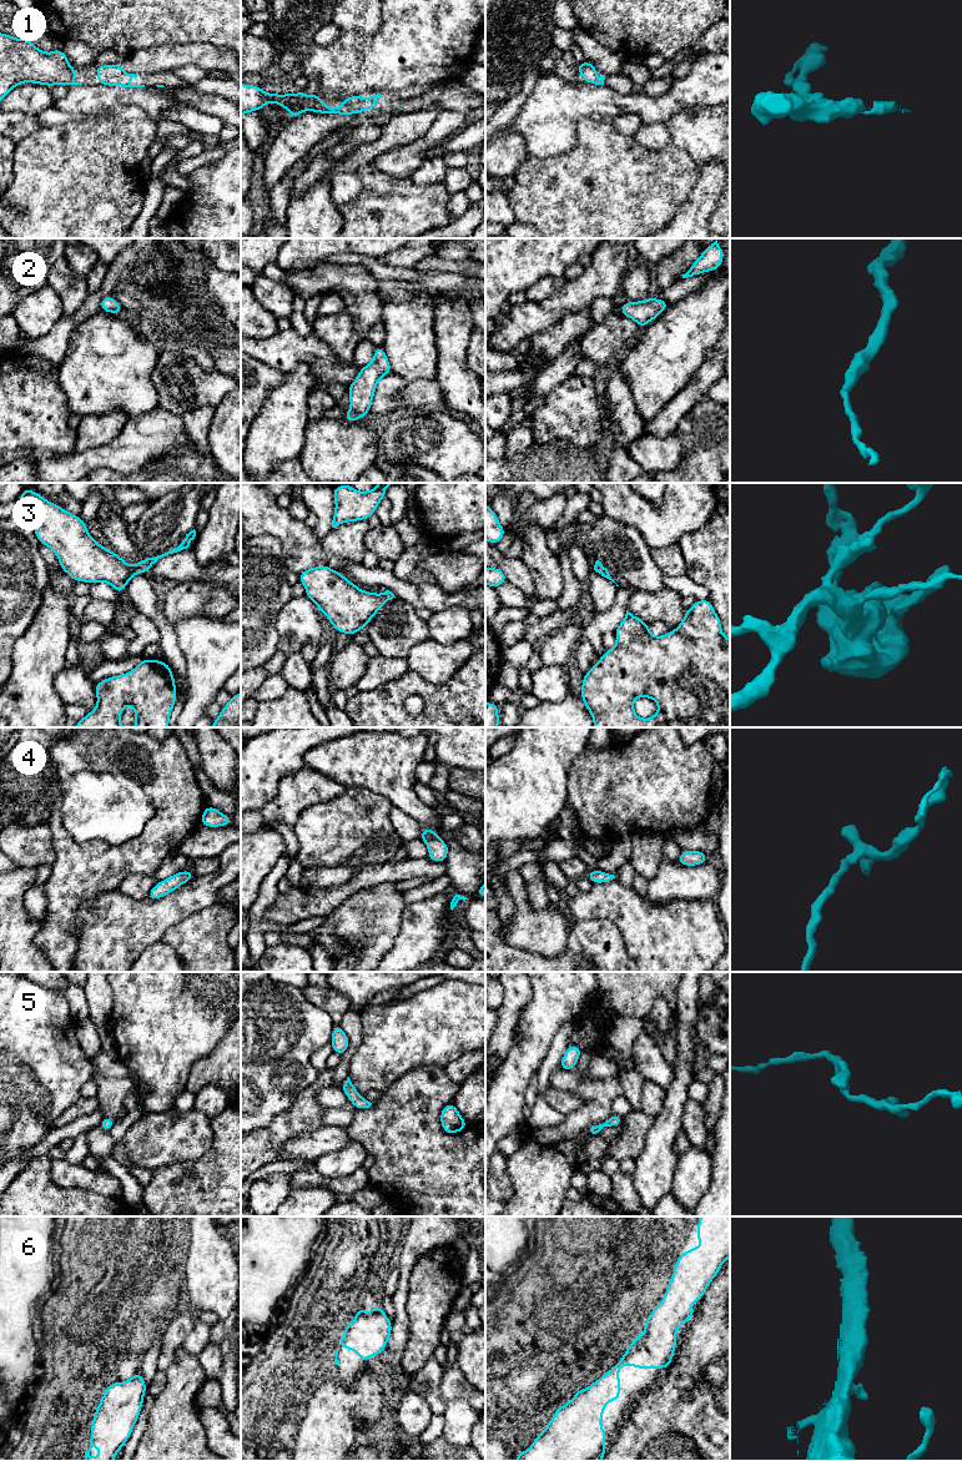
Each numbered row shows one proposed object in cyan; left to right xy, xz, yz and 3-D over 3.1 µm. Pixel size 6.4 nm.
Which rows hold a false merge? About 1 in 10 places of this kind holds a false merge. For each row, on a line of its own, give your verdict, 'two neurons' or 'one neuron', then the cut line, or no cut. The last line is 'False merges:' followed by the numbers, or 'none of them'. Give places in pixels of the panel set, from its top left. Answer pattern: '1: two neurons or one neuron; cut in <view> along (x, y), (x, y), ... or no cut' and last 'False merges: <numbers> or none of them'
1: one neuron; no cut
2: one neuron; no cut
3: one neuron; no cut
4: one neuron; no cut
5: one neuron; no cut
6: one neuron; no cut
False merges: none of them

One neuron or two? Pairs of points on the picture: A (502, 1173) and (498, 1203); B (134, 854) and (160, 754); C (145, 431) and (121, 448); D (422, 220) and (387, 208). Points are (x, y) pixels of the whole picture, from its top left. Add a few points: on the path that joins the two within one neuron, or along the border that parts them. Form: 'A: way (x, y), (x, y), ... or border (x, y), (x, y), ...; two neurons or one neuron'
A: way (499, 1180), (498, 1195); one neuron
B: way (159, 829), (165, 822), (165, 779); one neuron
C: way (139, 437), (127, 448); one neuron
D: way (413, 213), (396, 213); one neuron

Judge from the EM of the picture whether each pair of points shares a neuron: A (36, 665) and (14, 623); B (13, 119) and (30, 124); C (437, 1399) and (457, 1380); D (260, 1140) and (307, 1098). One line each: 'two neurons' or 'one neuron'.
A: two neurons
B: one neuron
C: two neurons
D: one neuron

